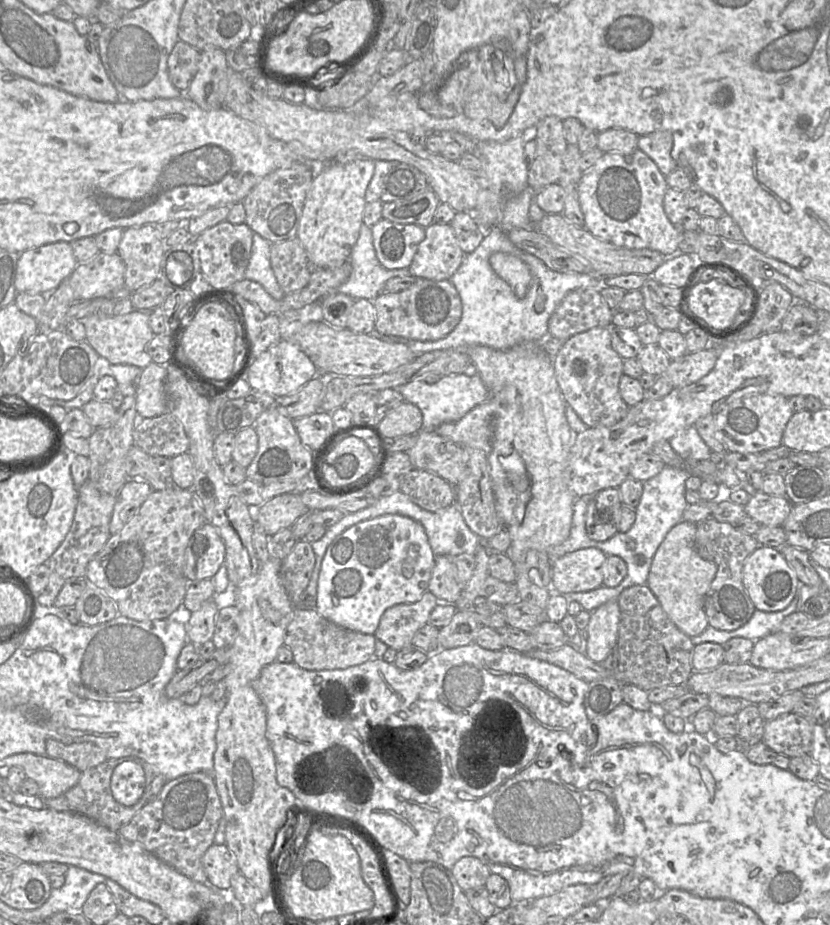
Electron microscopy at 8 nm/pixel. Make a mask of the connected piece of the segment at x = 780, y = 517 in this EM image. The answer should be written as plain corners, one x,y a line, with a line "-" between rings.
758,491
751,496
744,508
746,514
762,526
781,526
792,505
786,496
774,496

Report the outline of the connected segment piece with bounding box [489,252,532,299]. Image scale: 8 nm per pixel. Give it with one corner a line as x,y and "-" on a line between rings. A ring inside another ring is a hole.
504,252
492,254
489,263
494,272
510,285
517,298
526,296
532,280
526,263
519,257

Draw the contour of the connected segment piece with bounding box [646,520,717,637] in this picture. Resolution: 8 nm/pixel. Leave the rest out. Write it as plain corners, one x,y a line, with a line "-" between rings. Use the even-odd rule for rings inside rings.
682,520
671,528
653,557
646,583
670,620
689,637
701,634
709,625
704,600
717,572
716,564
702,558
695,548
696,524

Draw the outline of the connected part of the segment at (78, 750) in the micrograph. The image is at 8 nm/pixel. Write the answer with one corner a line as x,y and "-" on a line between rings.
55,739
46,741
46,755
65,761
80,772
107,760
105,751
92,742
64,744

